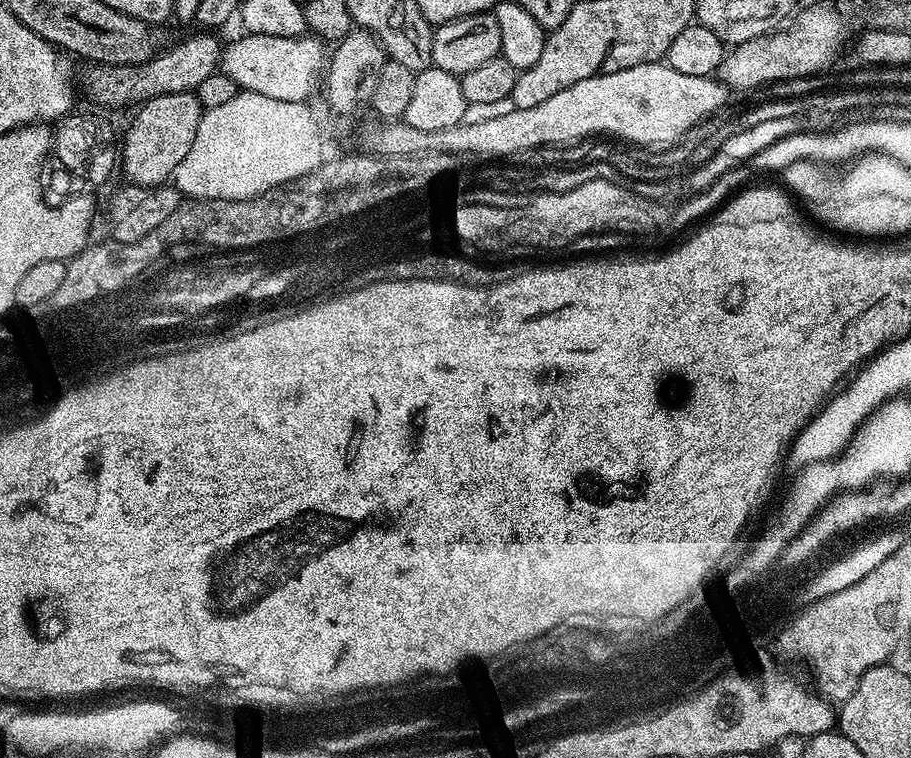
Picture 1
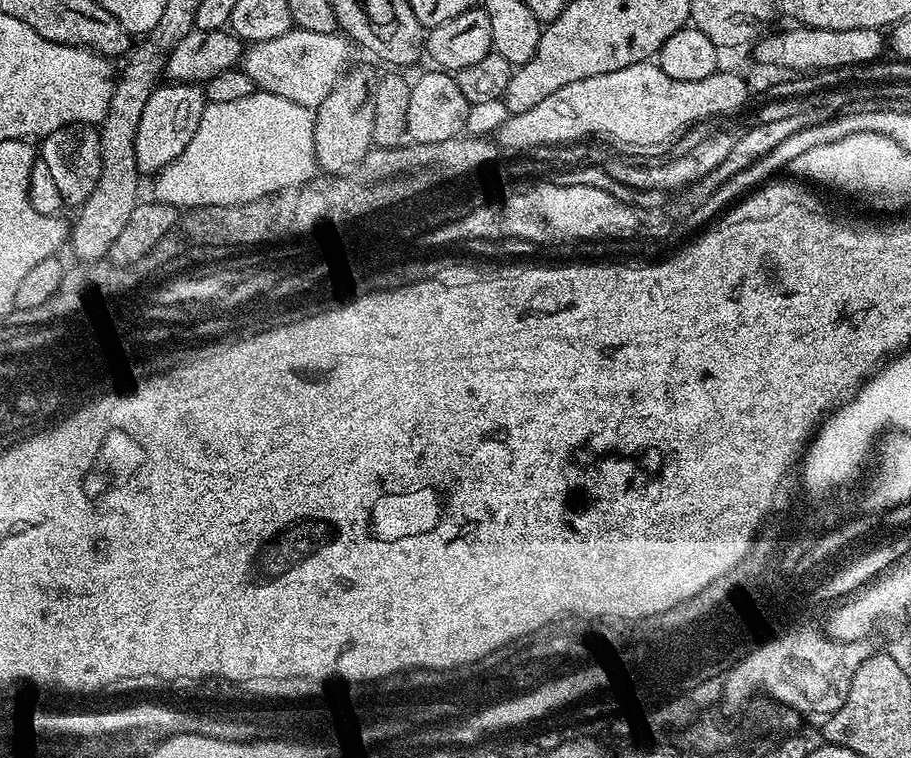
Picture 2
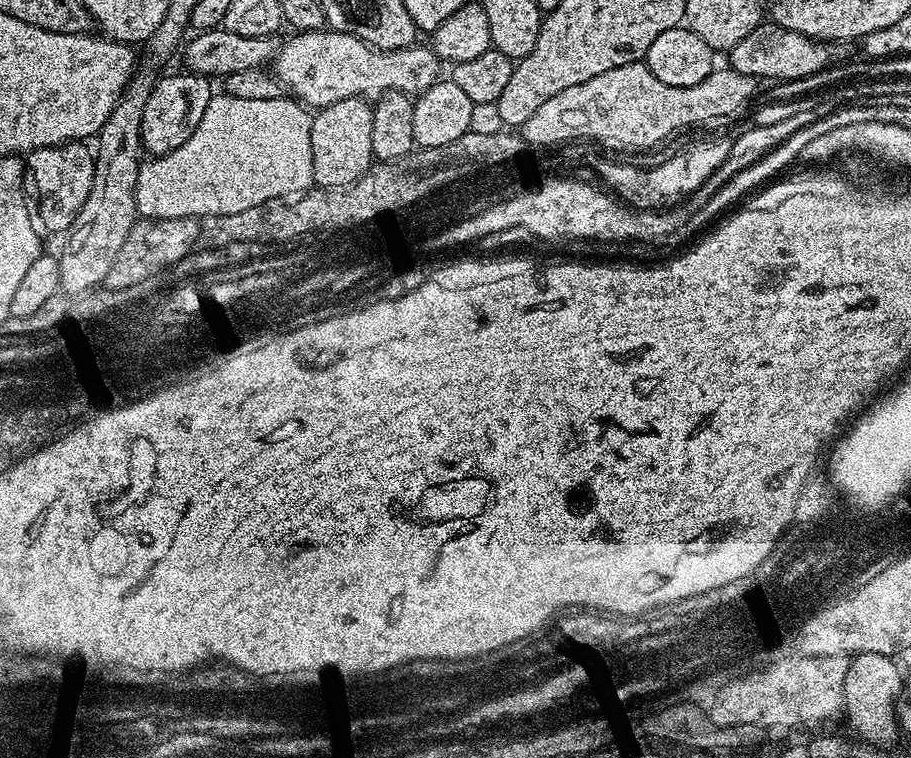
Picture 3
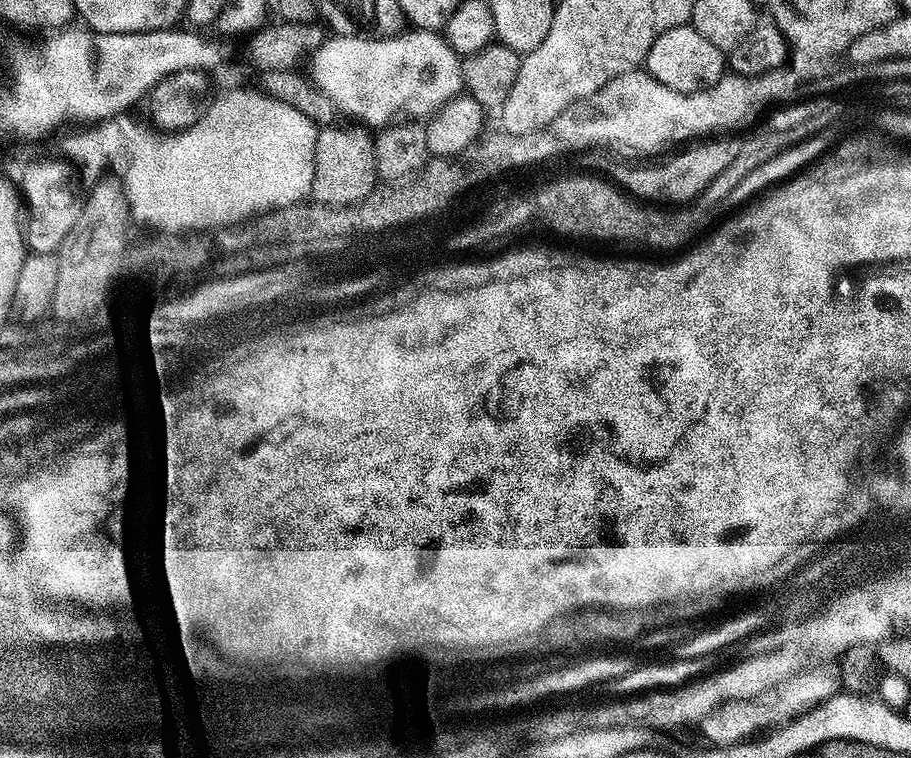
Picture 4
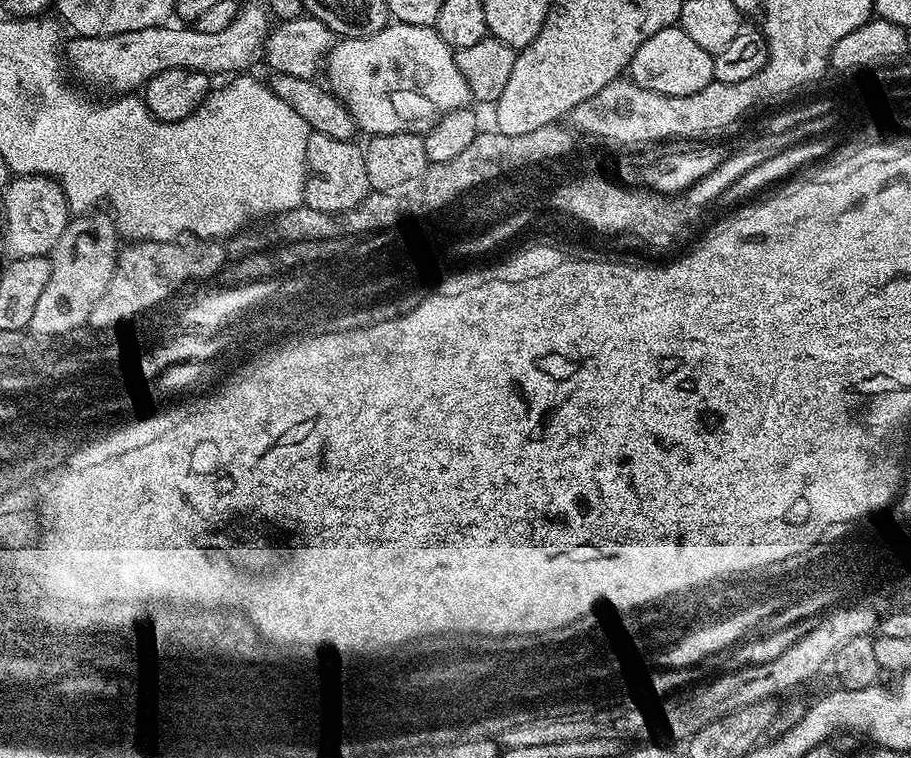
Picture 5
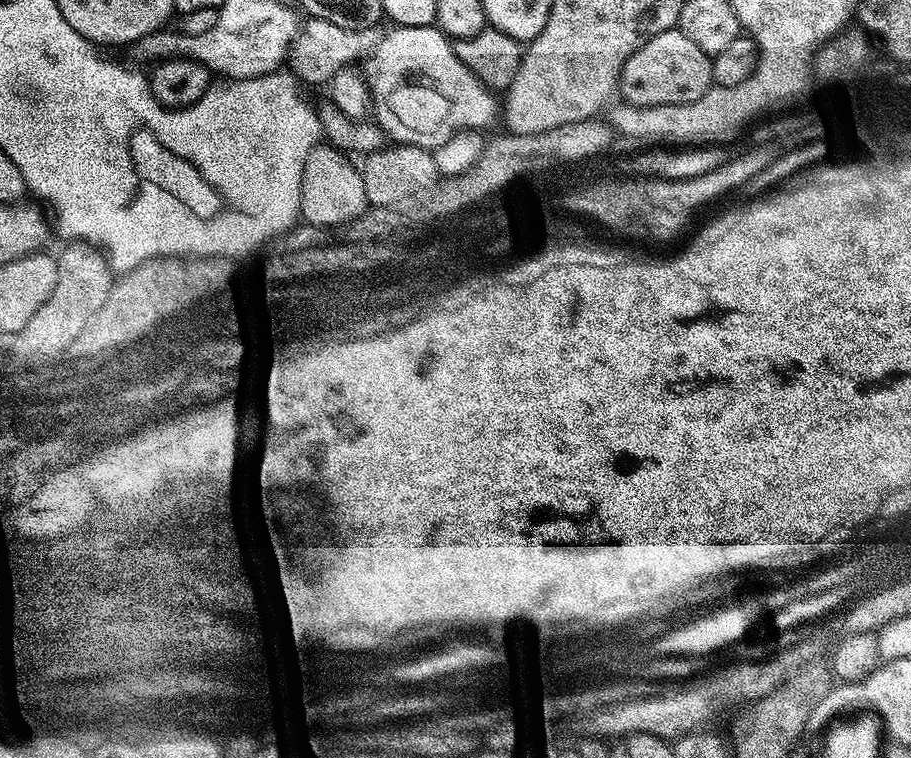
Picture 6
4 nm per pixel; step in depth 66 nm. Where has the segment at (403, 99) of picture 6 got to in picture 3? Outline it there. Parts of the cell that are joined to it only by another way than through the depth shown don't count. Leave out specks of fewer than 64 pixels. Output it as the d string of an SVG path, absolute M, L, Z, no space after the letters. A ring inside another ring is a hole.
M296 32L281 43L274 61L274 75L301 105L312 110L342 102L351 96L362 96L375 102L387 92L419 94L436 83L436 71L442 68L431 47L420 47L381 52L345 32Z

